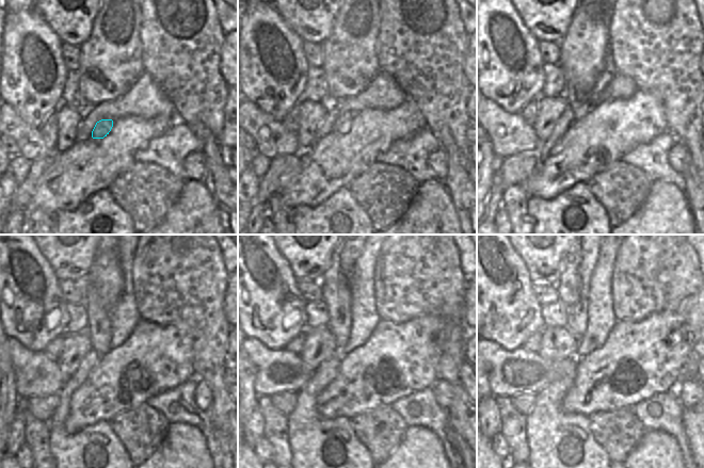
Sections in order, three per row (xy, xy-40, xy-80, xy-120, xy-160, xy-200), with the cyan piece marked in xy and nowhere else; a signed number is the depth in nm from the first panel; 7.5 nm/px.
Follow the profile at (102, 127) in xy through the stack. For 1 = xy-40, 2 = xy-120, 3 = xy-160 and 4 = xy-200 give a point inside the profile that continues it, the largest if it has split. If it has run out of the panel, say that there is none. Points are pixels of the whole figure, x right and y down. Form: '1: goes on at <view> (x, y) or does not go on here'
1: goes on at xy-40 (344, 122)
2: goes on at xy-120 (98, 321)
3: goes on at xy-160 (335, 288)
4: goes on at xy-200 (573, 286)

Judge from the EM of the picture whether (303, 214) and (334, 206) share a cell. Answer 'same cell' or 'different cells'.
same cell

